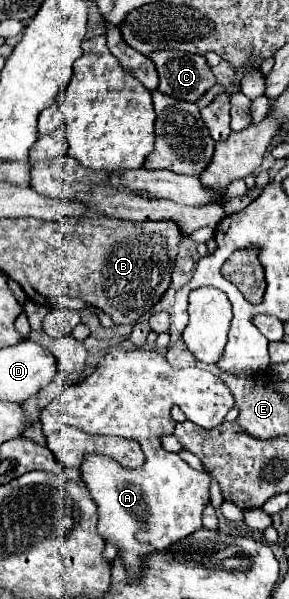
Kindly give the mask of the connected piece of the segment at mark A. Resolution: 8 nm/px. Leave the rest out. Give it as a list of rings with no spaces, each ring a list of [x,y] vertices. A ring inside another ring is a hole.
[[[128,351],[128,353],[110,353],[106,355],[100,363],[98,369],[82,379],[78,385],[70,385],[64,389],[64,393],[52,401],[48,407],[42,409],[40,423],[44,435],[50,435],[60,429],[60,425],[72,425],[78,427],[84,433],[90,435],[120,435],[120,437],[130,437],[140,443],[146,463],[138,469],[126,469],[118,465],[114,459],[104,457],[104,455],[90,455],[82,463],[82,479],[86,487],[90,489],[90,495],[94,497],[94,503],[98,505],[98,533],[106,543],[112,543],[120,551],[120,559],[126,565],[126,571],[132,579],[142,579],[142,573],[146,569],[148,557],[168,551],[174,543],[190,537],[190,533],[202,529],[202,513],[204,507],[210,503],[210,475],[206,471],[196,471],[192,469],[186,461],[182,461],[178,455],[168,453],[160,445],[160,435],[172,433],[174,431],[174,419],[170,417],[172,405],[182,407],[186,417],[200,427],[212,429],[220,425],[226,417],[226,413],[234,407],[234,395],[222,379],[216,375],[202,371],[202,369],[172,369],[166,361],[166,357],[158,351]]]

